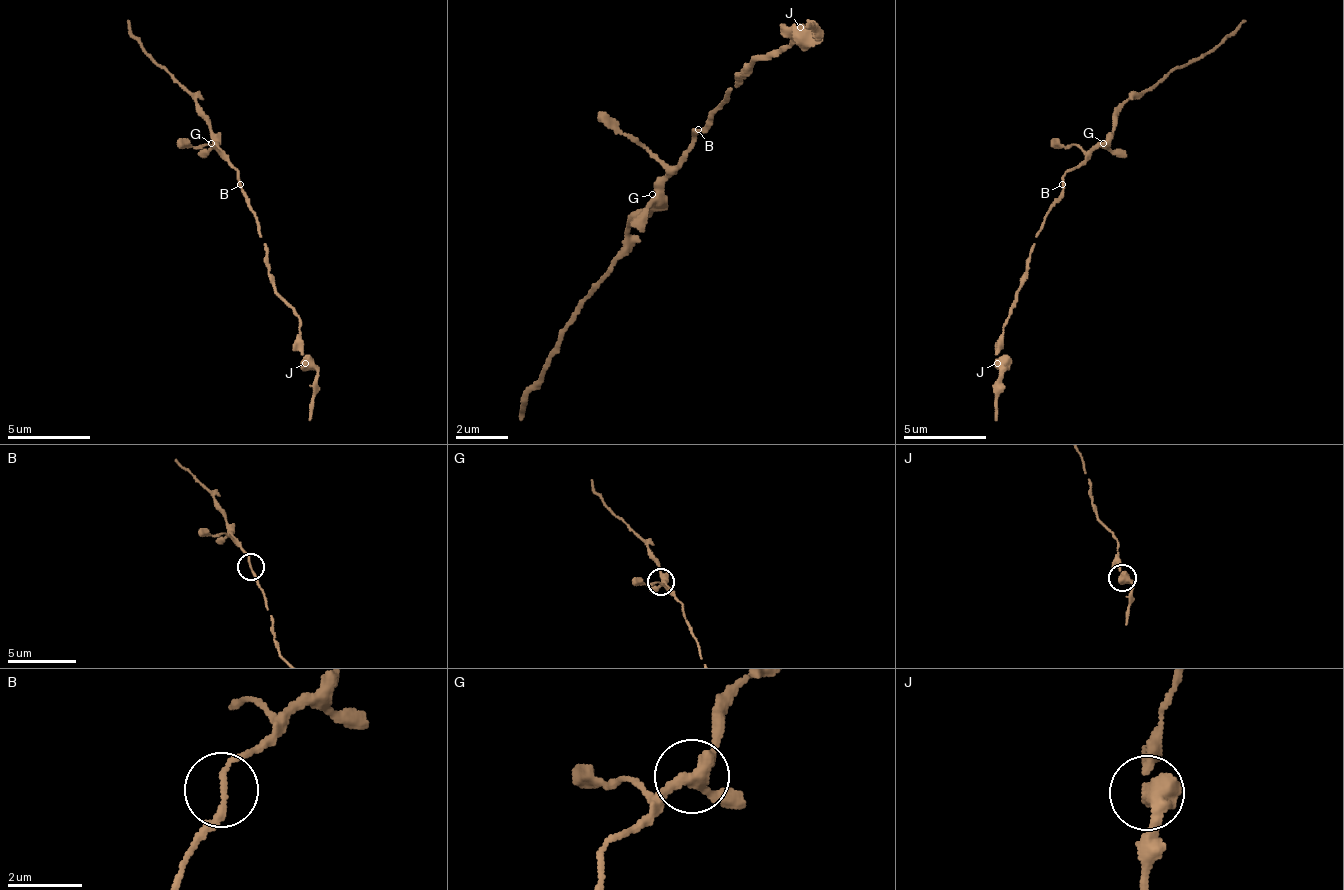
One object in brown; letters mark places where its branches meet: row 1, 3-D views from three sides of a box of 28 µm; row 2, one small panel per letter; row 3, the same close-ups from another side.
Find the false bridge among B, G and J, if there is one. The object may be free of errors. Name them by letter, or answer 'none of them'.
J

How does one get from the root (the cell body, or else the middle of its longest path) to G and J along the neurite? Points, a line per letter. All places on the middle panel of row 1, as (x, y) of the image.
G: (698, 129), (698, 136), (685, 149), (685, 162), (652, 194)
J: (698, 129), (724, 103), (724, 97), (743, 77), (743, 71), (756, 58), (769, 58), (802, 25)

